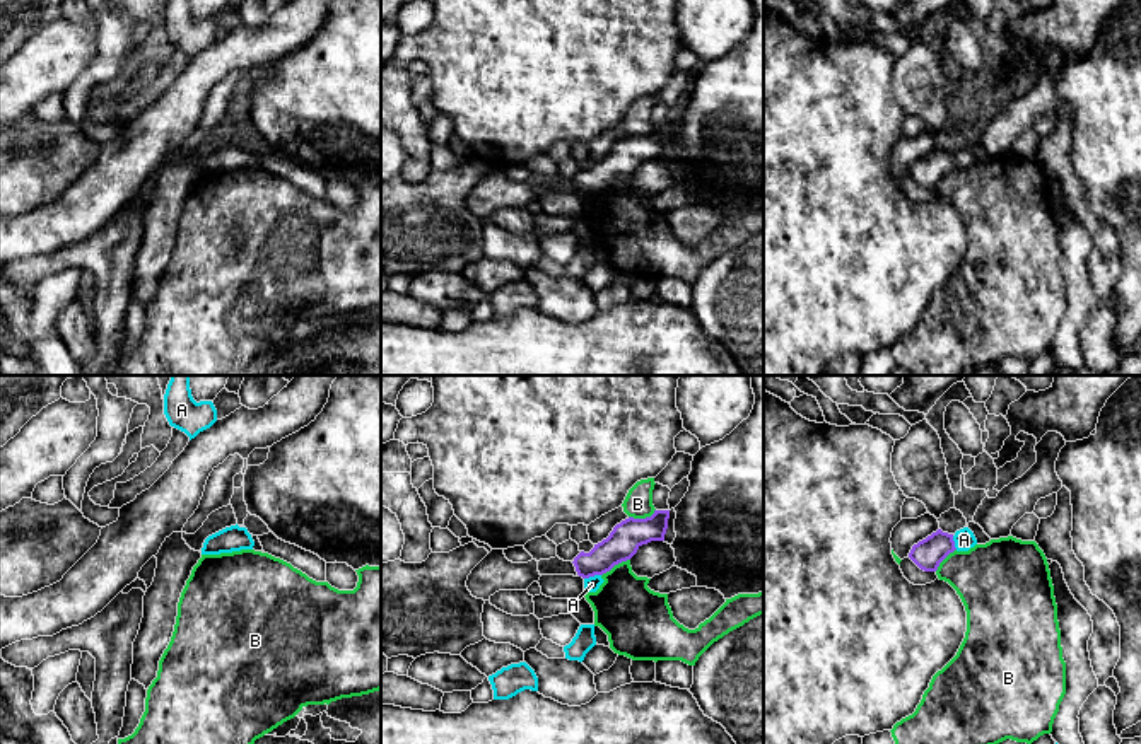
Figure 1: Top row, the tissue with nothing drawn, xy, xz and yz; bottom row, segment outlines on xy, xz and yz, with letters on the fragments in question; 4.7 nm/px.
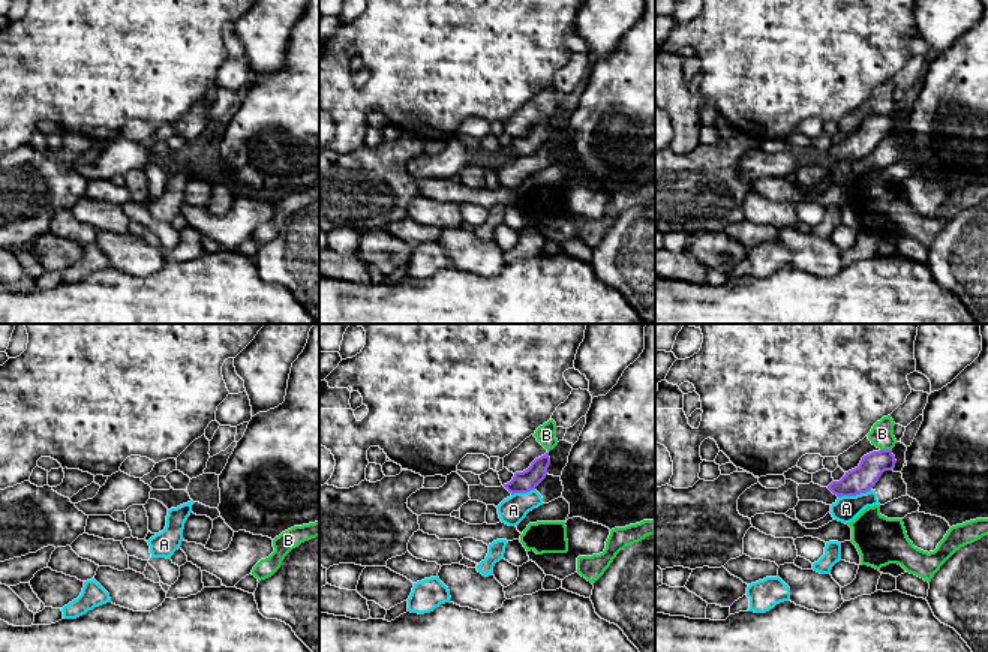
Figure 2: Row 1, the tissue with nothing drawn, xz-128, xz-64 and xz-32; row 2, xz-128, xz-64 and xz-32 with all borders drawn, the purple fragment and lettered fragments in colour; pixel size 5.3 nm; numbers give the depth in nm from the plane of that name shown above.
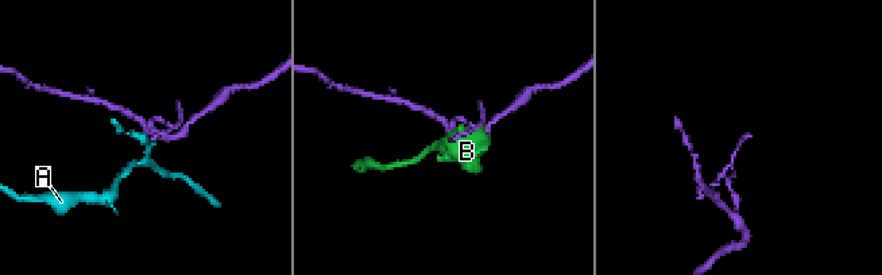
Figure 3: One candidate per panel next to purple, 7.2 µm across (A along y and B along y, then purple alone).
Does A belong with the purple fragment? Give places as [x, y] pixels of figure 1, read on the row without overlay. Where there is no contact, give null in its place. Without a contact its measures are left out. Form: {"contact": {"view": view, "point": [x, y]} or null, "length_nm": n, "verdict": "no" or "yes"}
{"contact": {"view": "xz", "point": [591, 193]}, "length_nm": 80, "verdict": "no"}

